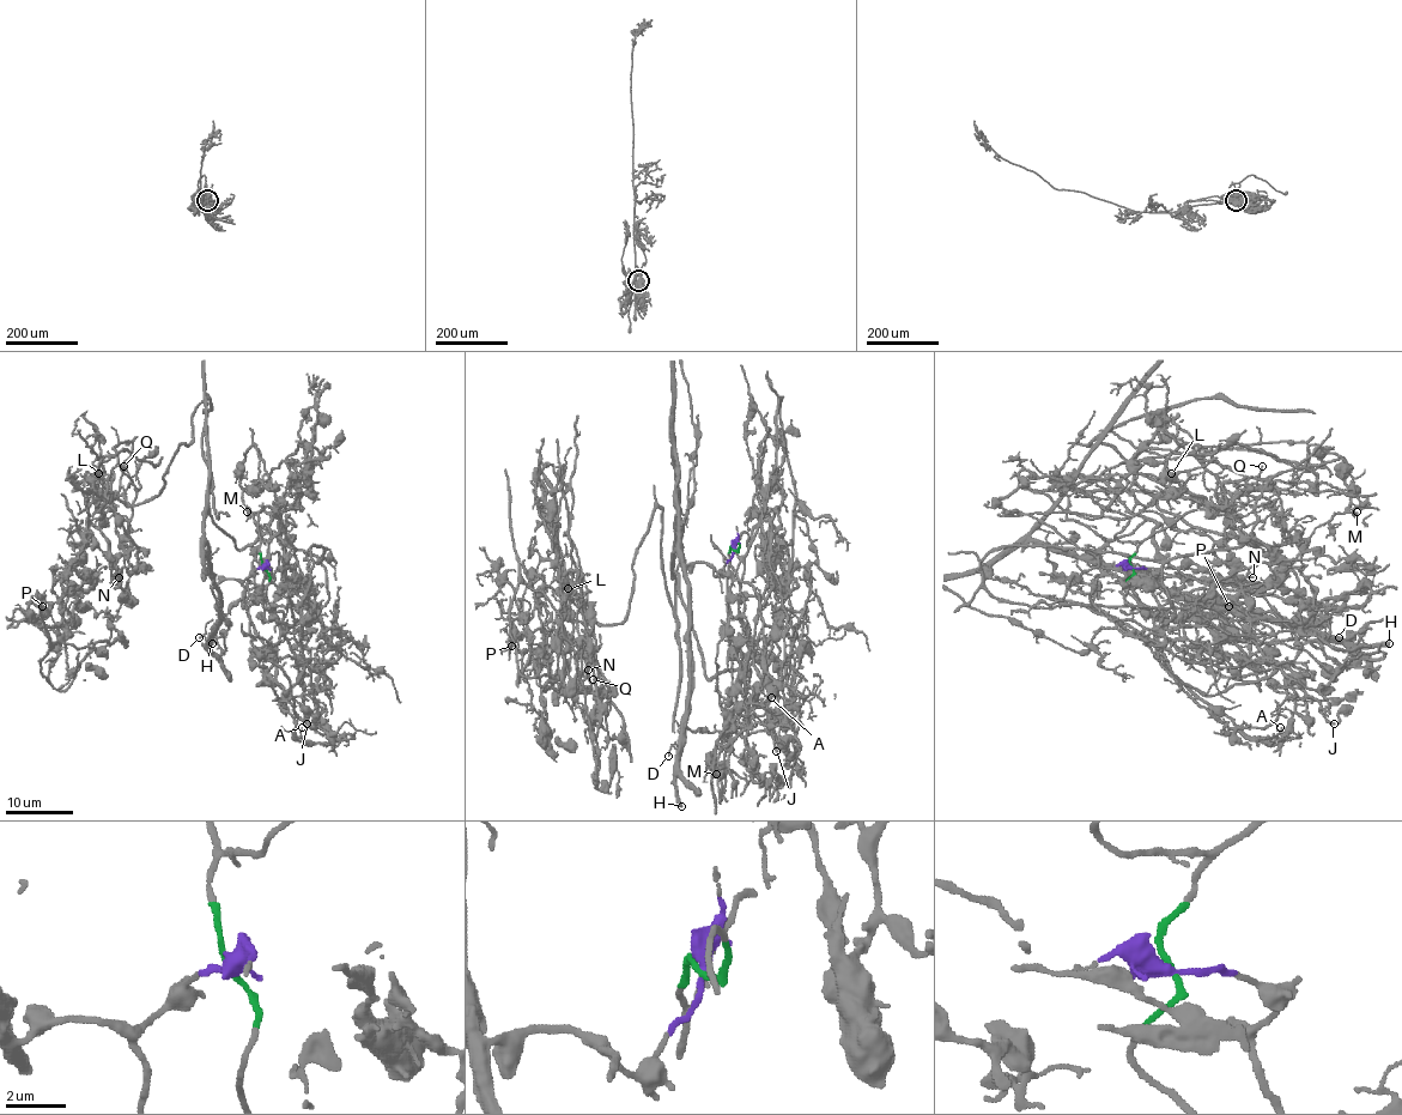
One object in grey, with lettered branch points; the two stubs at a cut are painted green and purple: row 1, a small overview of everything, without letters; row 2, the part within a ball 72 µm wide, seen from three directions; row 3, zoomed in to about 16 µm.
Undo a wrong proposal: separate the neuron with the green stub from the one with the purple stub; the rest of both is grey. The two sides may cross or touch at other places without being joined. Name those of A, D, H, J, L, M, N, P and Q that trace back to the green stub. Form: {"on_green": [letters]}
{"on_green": ["J", "L", "M", "N", "P", "Q"]}

